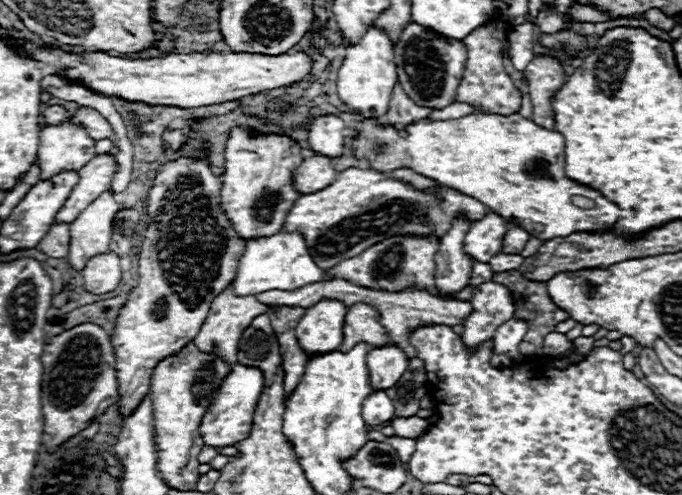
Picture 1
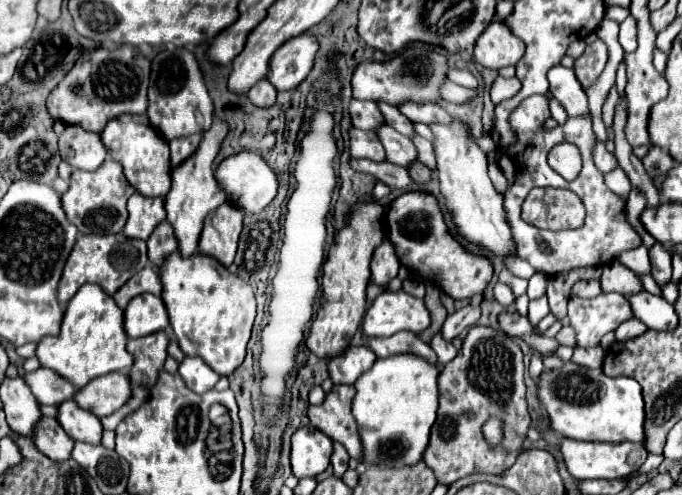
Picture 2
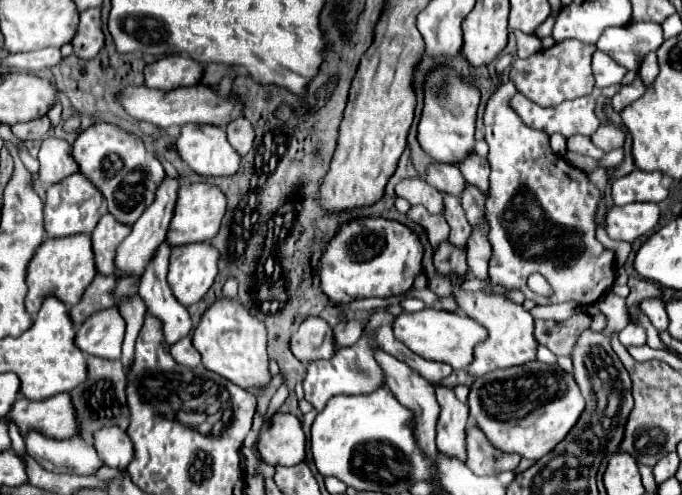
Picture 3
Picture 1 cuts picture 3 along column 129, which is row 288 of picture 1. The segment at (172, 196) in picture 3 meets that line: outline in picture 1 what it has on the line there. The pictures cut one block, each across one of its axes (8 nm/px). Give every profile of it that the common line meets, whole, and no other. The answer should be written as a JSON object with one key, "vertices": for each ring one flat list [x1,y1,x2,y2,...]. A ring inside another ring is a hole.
{"vertices":[[280,230,274,236,248,240,246,250,238,262,234,288,236,288,236,294,248,296,248,294,260,294,268,290,294,290,306,284,320,282,322,278,324,278,324,272,312,260,304,236,300,232]]}

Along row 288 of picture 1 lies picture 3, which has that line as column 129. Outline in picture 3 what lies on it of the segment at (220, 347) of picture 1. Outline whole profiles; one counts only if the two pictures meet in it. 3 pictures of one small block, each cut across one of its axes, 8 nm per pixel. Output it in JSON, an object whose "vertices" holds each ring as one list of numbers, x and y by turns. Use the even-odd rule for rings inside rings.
{"vertices":[[104,214,98,226,92,232,92,244,96,254,96,268,100,274,112,274,116,270,114,256,116,246,130,234,130,226,124,226,112,218,112,214]]}

